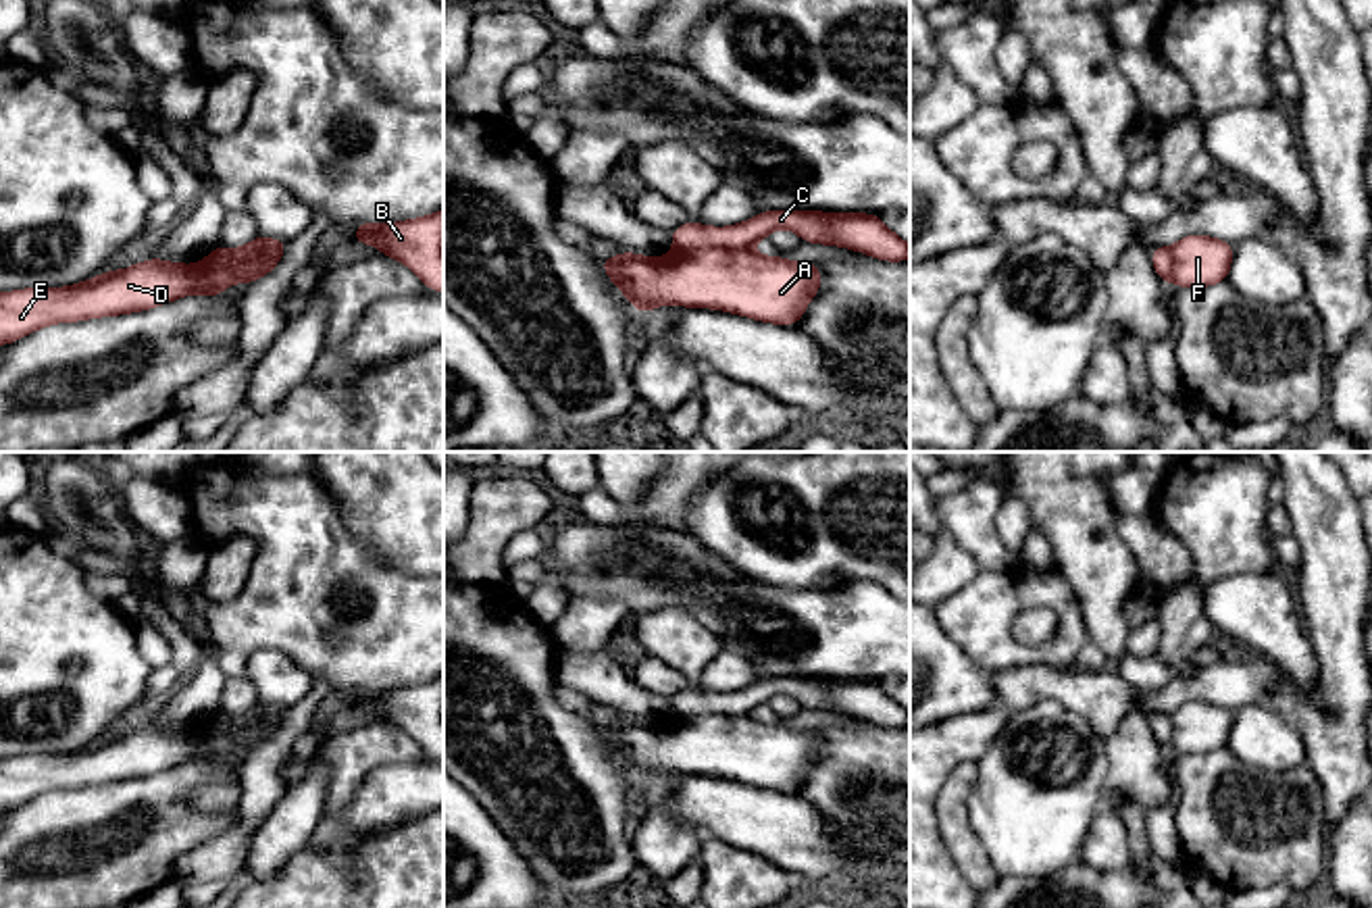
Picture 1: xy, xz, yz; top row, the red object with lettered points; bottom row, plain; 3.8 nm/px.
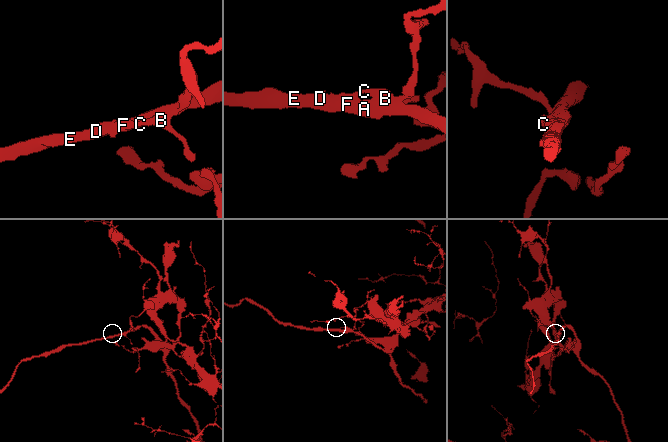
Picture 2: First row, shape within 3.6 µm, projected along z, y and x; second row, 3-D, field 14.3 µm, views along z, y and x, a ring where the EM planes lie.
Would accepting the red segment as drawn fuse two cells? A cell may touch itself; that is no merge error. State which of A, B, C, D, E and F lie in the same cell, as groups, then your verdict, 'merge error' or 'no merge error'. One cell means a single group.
A D E F / B C | merge error

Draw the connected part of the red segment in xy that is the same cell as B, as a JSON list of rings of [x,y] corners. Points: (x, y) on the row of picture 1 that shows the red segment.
[[[443,208],[421,219],[381,225],[352,242],[375,244],[383,256],[402,260],[429,289],[443,294]]]

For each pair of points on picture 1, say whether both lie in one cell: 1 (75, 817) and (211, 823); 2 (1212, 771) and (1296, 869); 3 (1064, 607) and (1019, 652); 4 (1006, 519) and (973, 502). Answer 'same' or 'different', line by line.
1: same
2: same
3: same
4: different

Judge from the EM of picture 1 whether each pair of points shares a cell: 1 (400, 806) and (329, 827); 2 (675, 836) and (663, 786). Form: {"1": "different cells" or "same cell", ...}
{"1": "different cells", "2": "same cell"}

